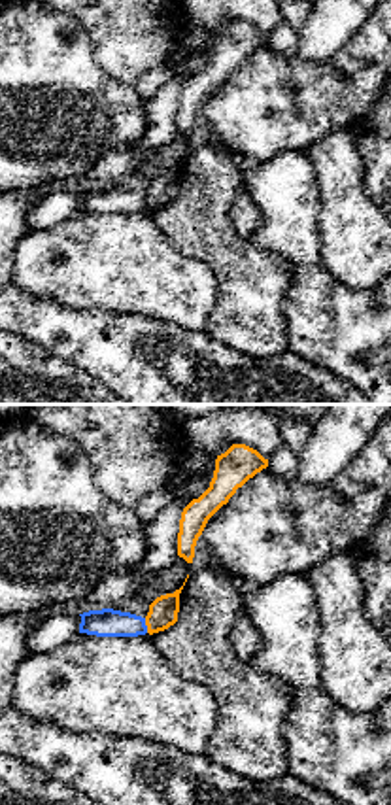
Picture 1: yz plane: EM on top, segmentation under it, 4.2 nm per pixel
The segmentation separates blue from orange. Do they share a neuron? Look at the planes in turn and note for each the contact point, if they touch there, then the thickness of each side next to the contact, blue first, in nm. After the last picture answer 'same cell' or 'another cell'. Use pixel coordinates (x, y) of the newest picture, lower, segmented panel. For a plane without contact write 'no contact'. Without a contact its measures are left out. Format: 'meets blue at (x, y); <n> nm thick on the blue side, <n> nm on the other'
meets blue at (146, 626); 120 nm thick on the blue side, 130 nm on the other

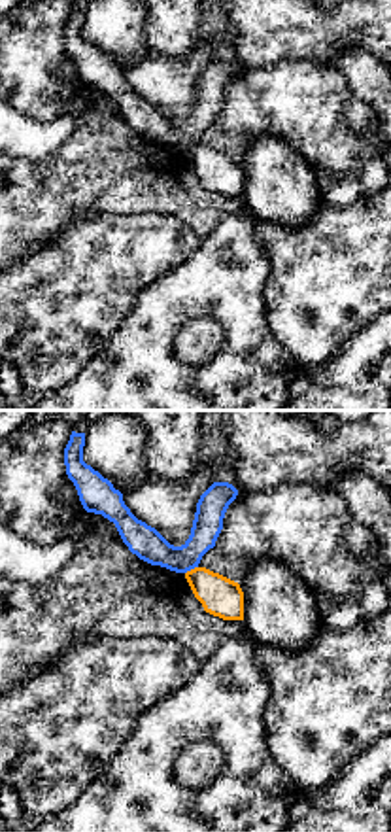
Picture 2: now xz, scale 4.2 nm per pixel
meets blue at (191, 568); 140 nm thick on the blue side, 170 nm on the other

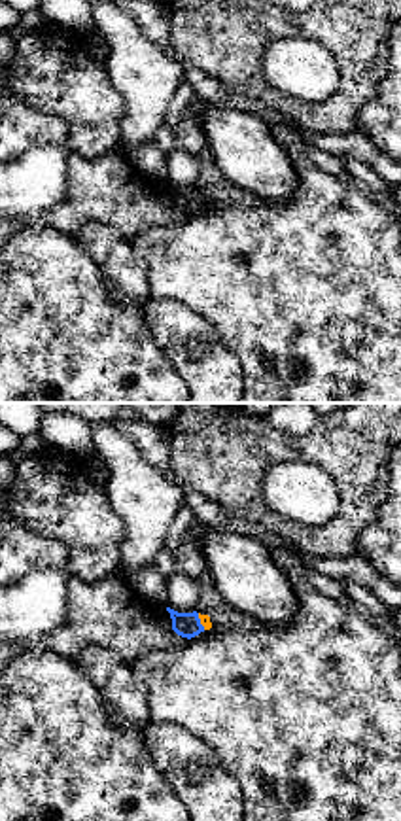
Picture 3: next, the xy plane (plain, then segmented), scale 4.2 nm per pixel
meets blue at (199, 621); 110 nm thick on the blue side, 50 nm on the other

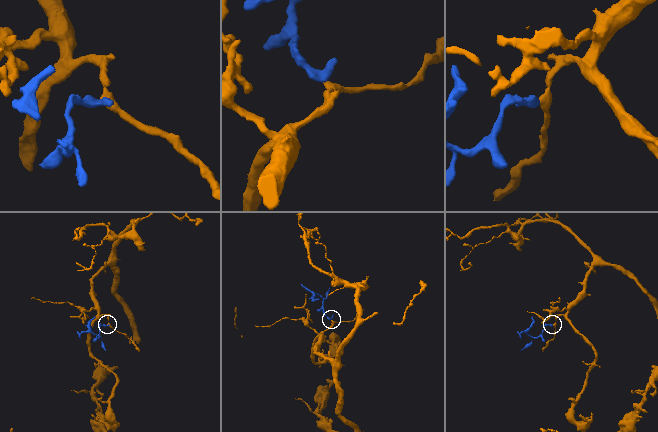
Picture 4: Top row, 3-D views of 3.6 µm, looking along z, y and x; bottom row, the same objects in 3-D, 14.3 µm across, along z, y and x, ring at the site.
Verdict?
another cell

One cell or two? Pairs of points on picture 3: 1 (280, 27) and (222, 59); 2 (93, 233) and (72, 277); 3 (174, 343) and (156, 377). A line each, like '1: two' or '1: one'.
1: one
2: two
3: two

